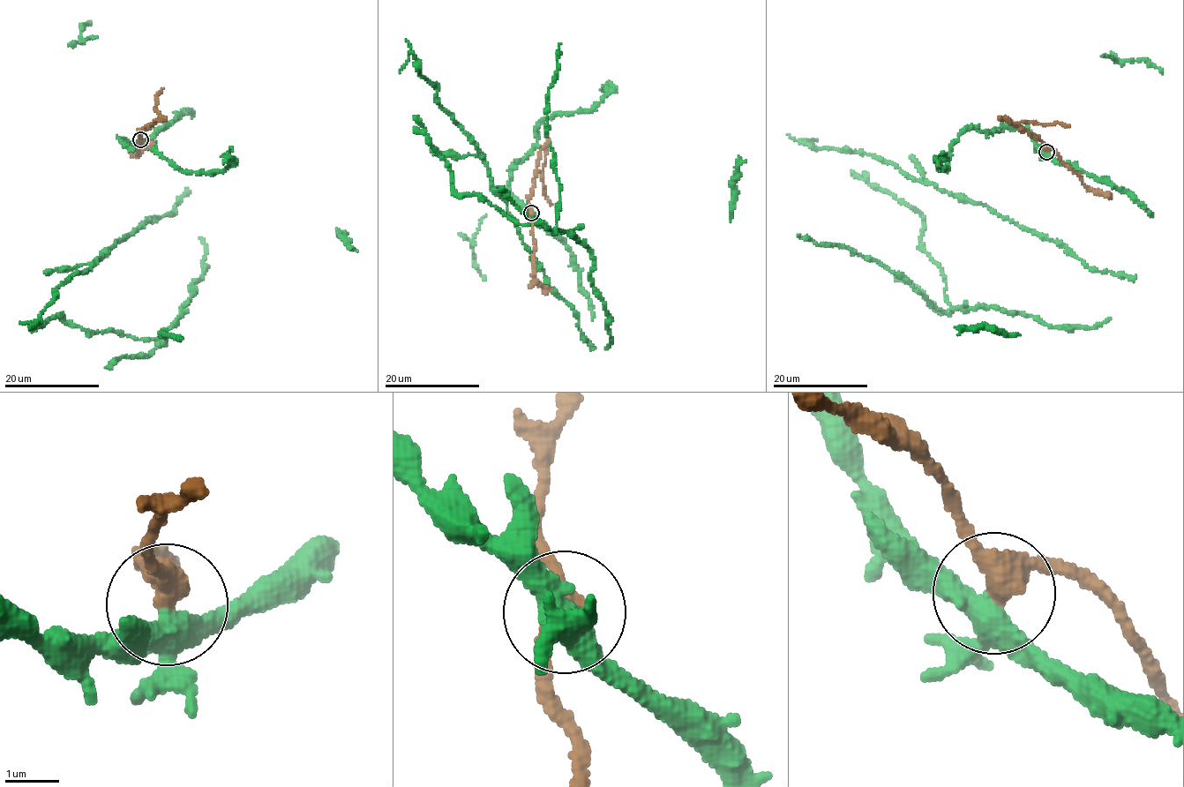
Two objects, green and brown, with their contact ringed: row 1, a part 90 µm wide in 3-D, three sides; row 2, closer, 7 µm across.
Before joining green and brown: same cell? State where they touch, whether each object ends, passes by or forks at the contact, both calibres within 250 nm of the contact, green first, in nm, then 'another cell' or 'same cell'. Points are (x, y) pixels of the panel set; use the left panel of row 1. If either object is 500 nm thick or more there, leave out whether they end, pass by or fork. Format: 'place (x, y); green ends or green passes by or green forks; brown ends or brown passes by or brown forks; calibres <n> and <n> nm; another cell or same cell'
place (140, 139); green forks; brown passes by; calibres 380 and 400 nm; another cell

